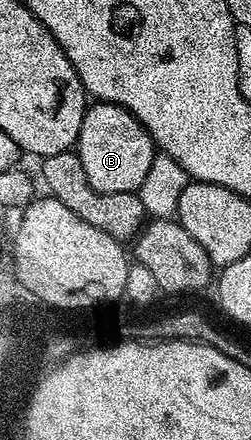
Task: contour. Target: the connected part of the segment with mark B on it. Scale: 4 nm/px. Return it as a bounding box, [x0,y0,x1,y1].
[75,101,155,193]

